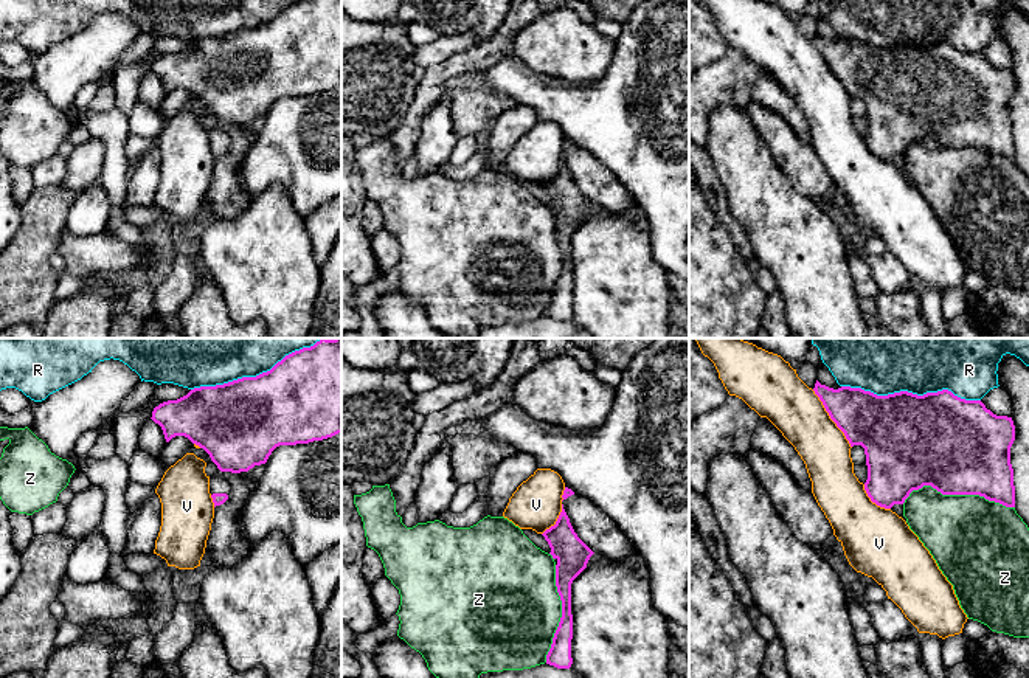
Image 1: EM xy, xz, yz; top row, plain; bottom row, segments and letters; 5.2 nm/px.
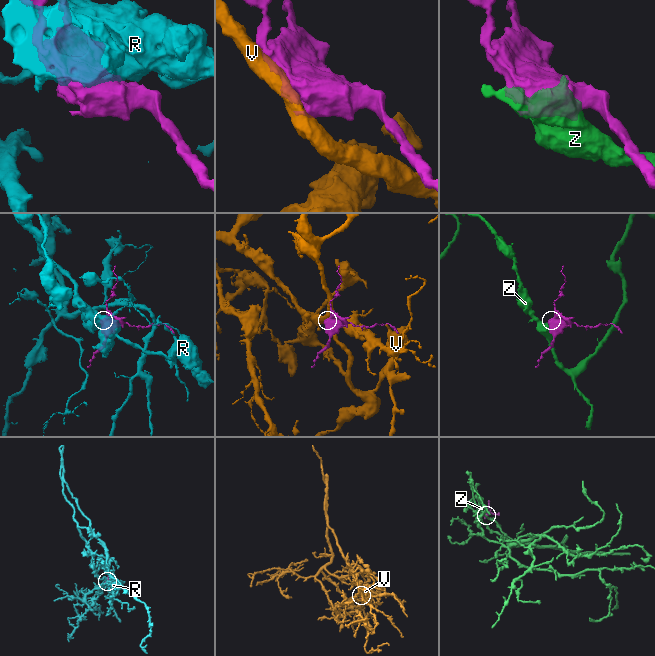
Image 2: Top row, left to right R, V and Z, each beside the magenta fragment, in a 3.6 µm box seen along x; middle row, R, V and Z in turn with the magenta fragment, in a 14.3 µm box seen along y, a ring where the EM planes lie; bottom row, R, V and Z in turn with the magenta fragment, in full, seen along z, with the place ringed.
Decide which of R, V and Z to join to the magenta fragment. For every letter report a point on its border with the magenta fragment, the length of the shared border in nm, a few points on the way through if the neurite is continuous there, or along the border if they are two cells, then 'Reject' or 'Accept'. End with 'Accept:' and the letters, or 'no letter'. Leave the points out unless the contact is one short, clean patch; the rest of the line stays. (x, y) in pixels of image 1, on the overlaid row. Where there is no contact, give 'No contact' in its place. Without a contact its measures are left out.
R: Touches magenta at yz (911, 393). Shared border 700 nm. Reject
V: Touches magenta at yz (831, 418). Shared border 360 nm. Reject
Z: Touches magenta at yz (958, 494). Shared border 600 nm. Reject
Accept: no letter

